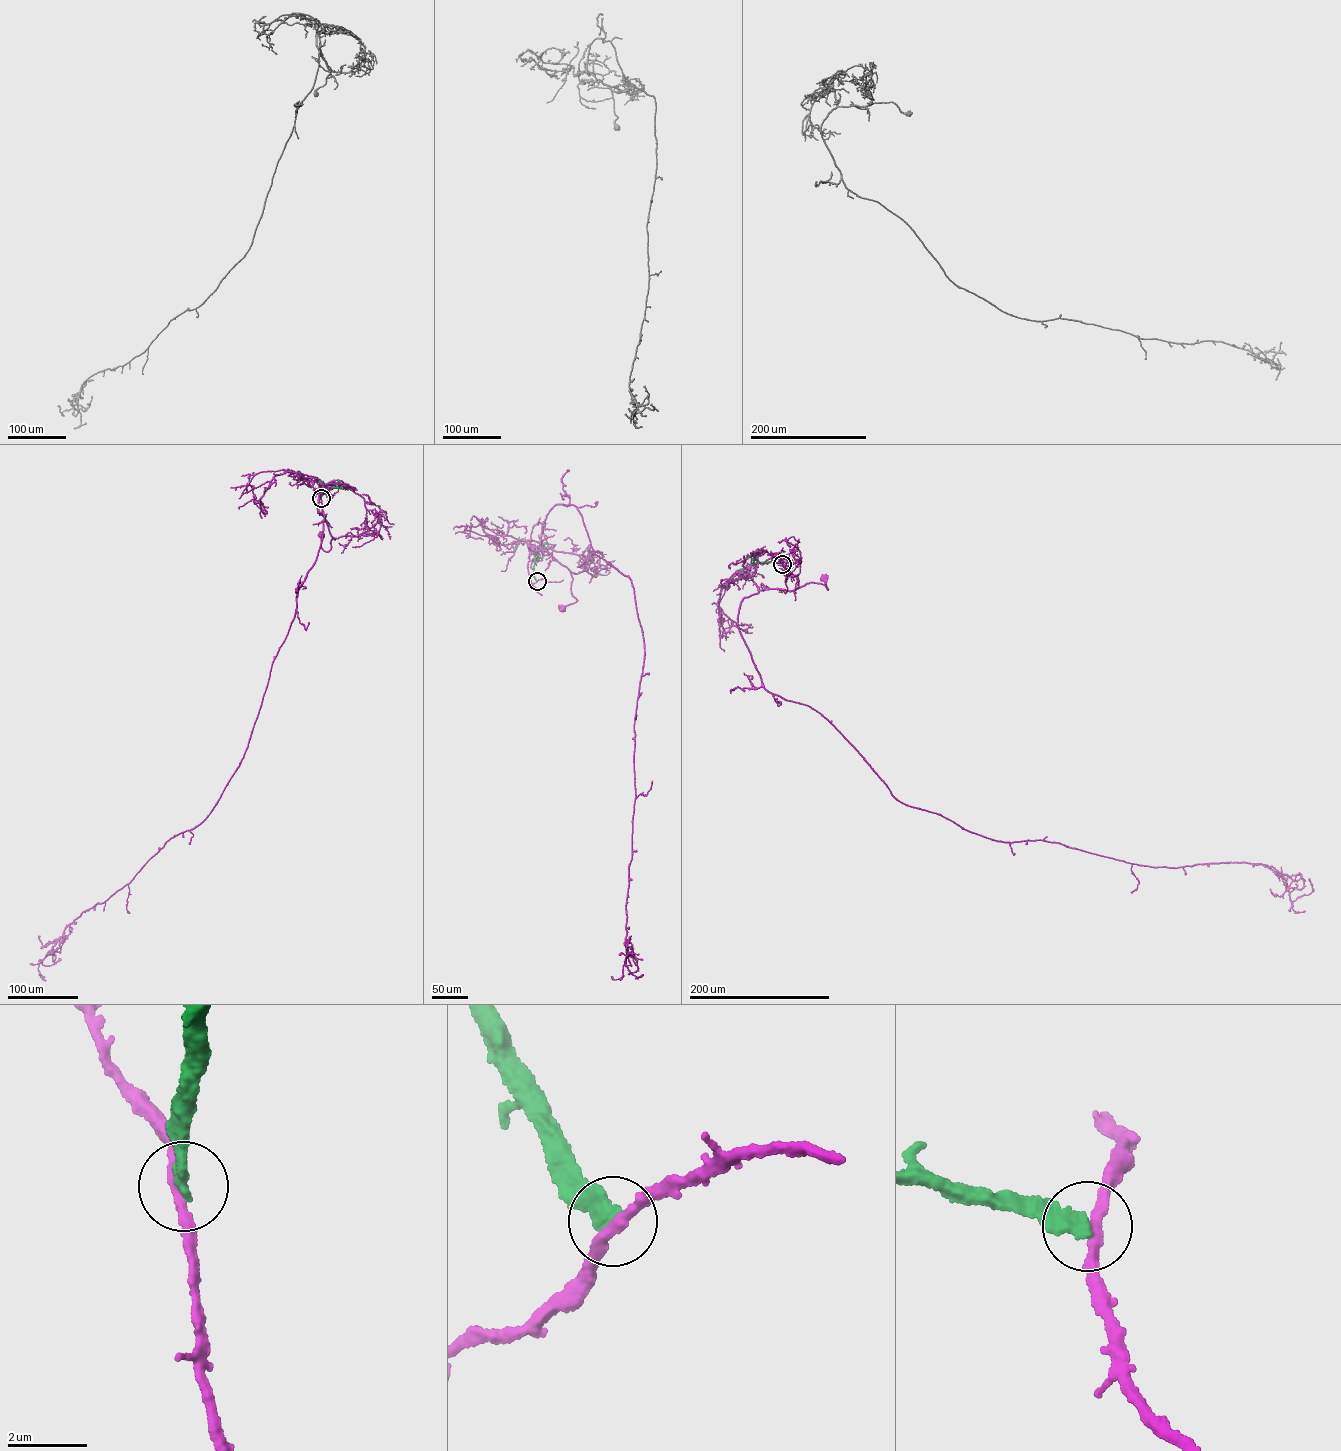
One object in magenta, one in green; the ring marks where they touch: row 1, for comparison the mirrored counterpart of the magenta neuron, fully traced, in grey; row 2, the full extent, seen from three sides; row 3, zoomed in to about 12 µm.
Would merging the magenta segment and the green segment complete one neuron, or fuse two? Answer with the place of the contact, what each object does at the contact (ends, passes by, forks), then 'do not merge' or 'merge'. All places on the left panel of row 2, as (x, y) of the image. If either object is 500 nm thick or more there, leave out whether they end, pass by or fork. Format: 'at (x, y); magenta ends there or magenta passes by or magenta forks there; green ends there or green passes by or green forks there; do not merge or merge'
at (321, 498); magenta passes by; green ends there; do not merge

